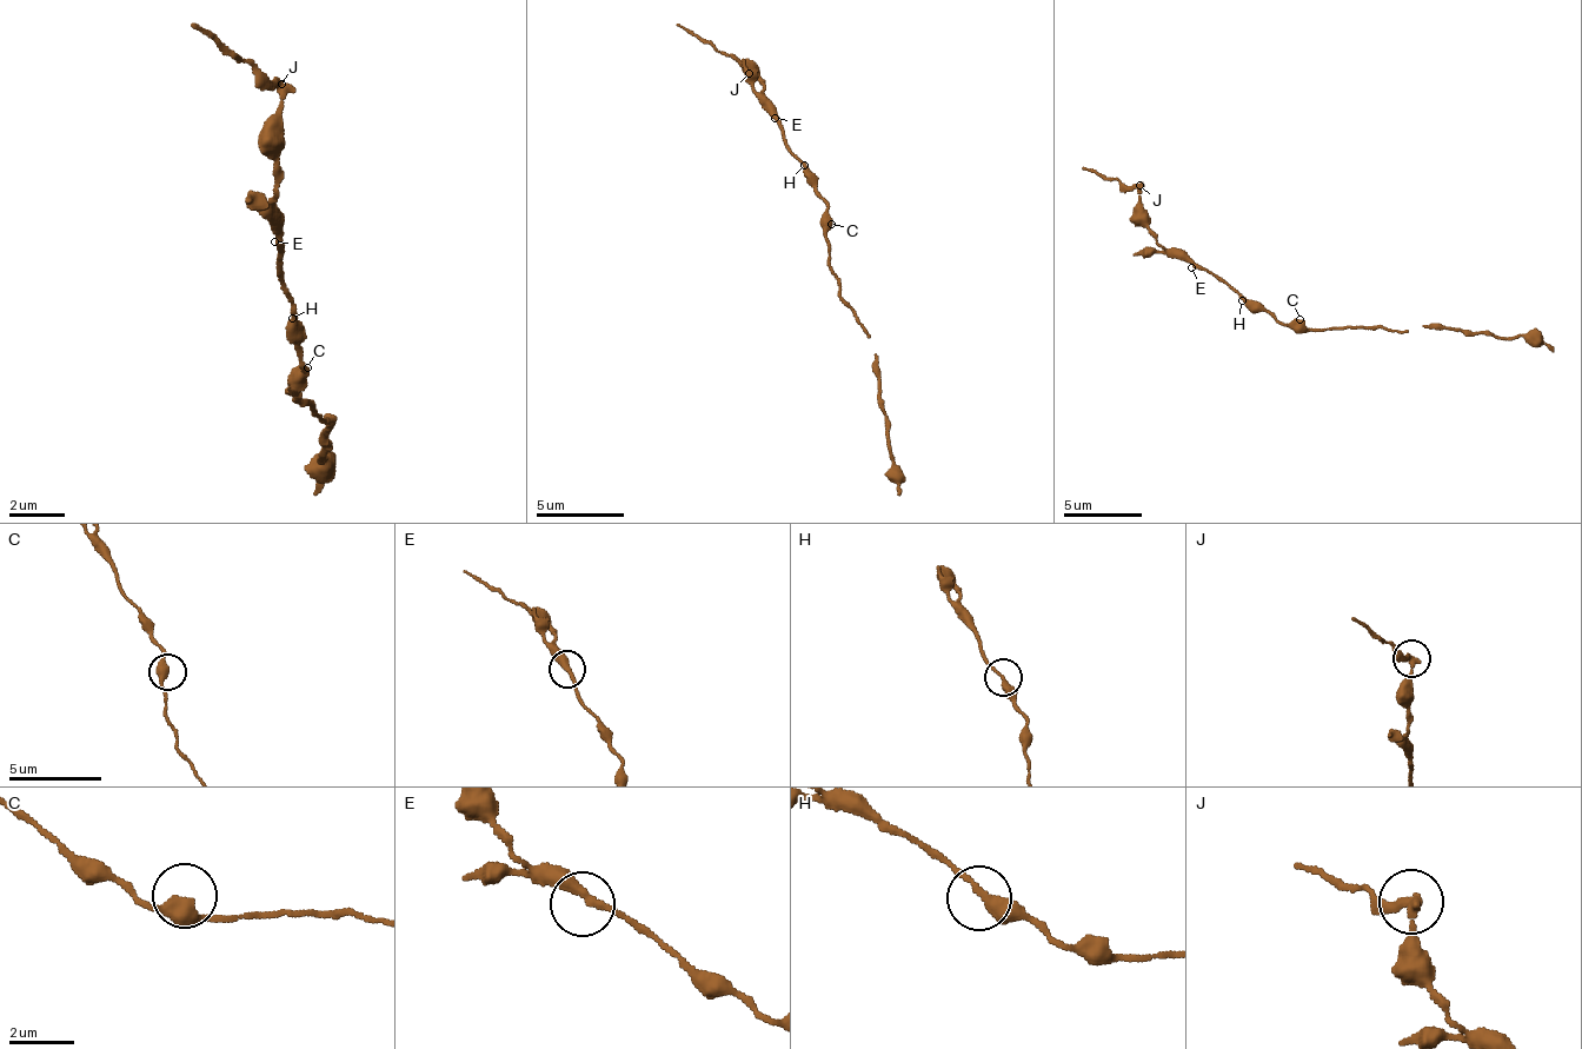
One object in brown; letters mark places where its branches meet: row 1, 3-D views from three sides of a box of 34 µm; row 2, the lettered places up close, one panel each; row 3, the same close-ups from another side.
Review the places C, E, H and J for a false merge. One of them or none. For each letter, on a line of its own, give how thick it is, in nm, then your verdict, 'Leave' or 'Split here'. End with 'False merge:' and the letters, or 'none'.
C: Thickness 420 nm. Leave
E: Thickness 280 nm. Leave
H: Thickness 280 nm. Leave
J: Thickness 280 nm. Split here
False merge: J

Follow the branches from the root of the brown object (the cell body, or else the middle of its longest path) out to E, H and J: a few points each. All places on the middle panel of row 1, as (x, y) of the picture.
E: (828, 200), (816, 190), (815, 173), (788, 150), (785, 134), (775, 118)
H: (828, 200), (816, 190), (815, 172), (804, 165)
J: (828, 200), (816, 190), (815, 173), (788, 150), (779, 118), (769, 110), (760, 83), (751, 71), (748, 74)

